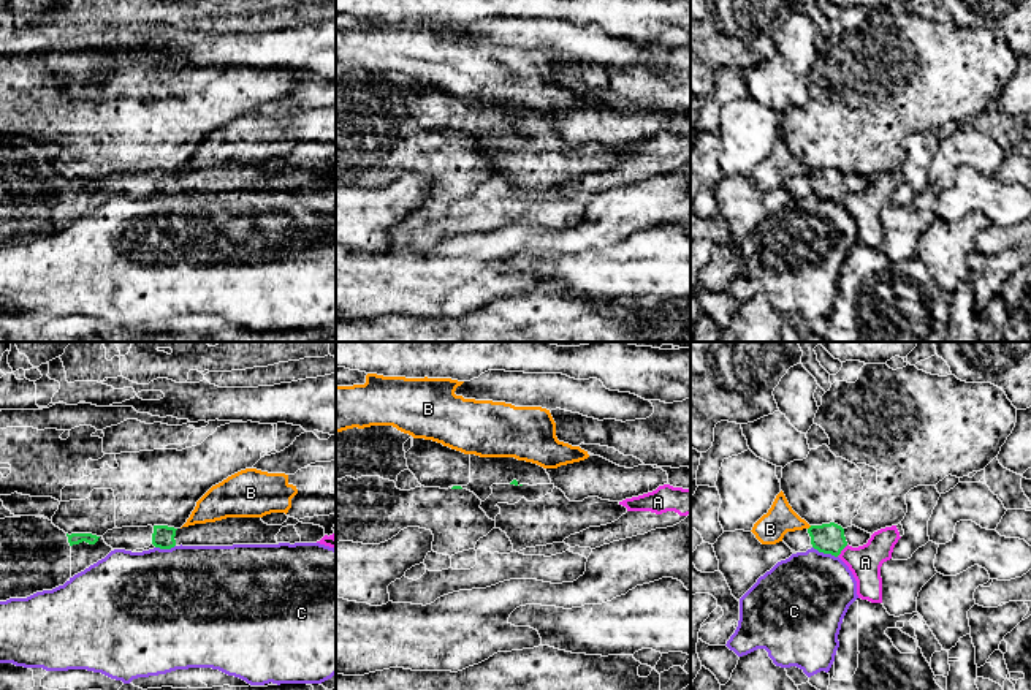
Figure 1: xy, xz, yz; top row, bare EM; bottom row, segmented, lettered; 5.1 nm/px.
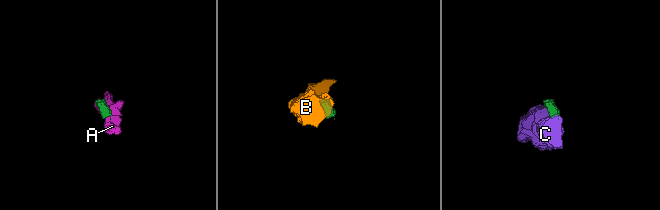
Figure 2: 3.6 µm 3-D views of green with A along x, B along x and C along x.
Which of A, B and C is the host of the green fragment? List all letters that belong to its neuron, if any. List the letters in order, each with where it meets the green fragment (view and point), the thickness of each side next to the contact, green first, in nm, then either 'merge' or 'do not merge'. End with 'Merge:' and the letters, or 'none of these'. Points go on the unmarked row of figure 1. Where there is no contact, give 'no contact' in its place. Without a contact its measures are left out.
A: contact yz (841, 195); calibres 160 and 170 nm; do not merge
B: contact yz (810, 173); calibres 160 and 160 nm; do not merge
C: contact yz (825, 198); calibres 160 and 440 nm; do not merge
Merge: none of these

